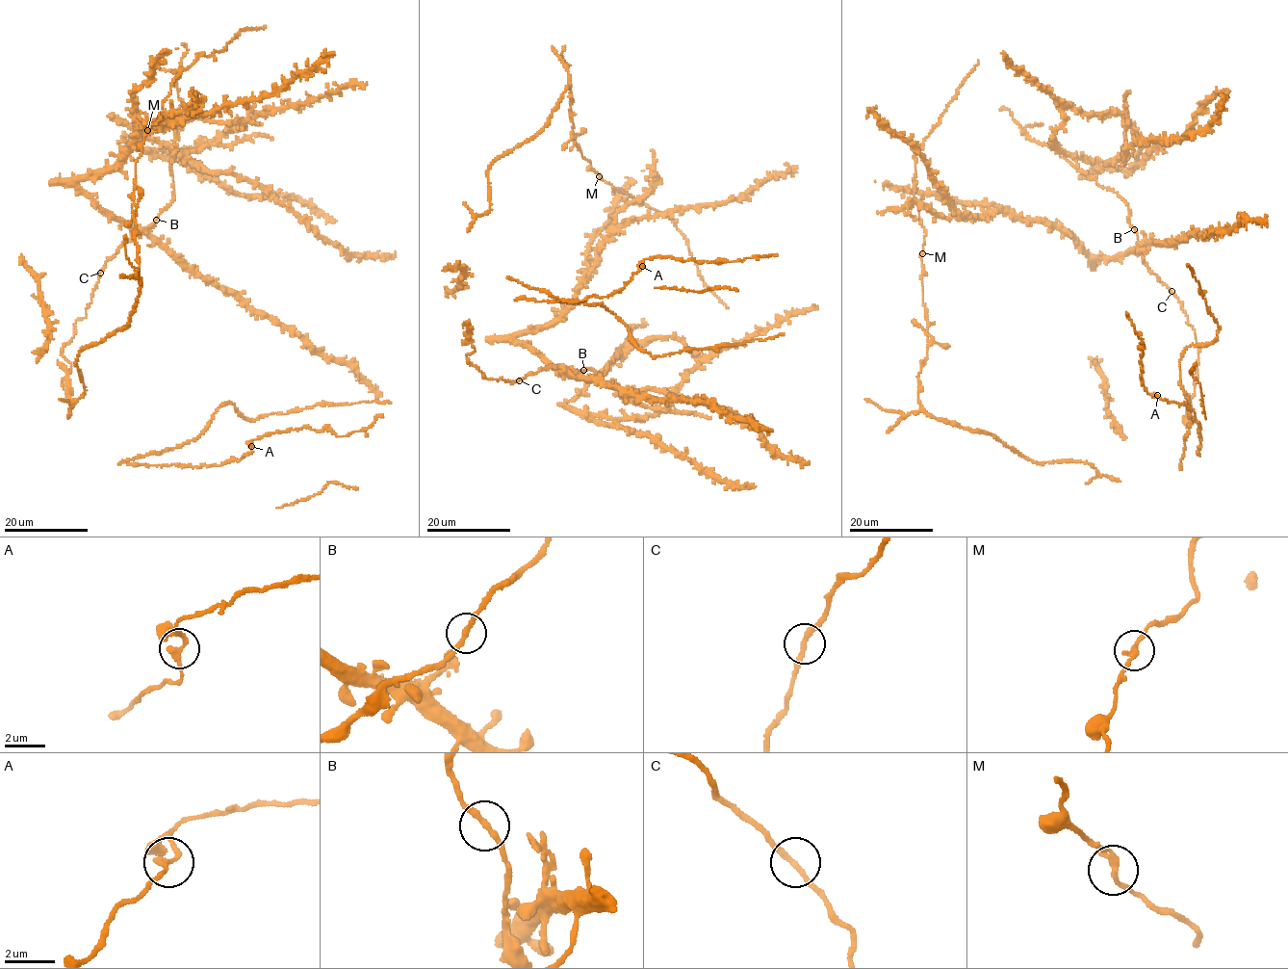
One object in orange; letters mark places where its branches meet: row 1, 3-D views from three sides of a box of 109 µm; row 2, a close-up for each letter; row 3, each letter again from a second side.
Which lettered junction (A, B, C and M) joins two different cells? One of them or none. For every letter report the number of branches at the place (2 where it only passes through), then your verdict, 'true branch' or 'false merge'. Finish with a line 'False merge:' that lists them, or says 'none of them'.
A: branches 2; true branch
B: branches 2; true branch
C: branches 2; true branch
M: branches 2; true branch
False merge: none of them

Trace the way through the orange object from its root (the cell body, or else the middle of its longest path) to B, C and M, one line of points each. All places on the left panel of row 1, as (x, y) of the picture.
B: (110, 216), (144, 231), (143, 228), (150, 226), (156, 220)
C: (110, 216), (144, 231), (141, 228), (123, 242), (100, 273)
M: (110, 216), (77, 183), (115, 168), (137, 128), (169, 111), (168, 97), (147, 130)

